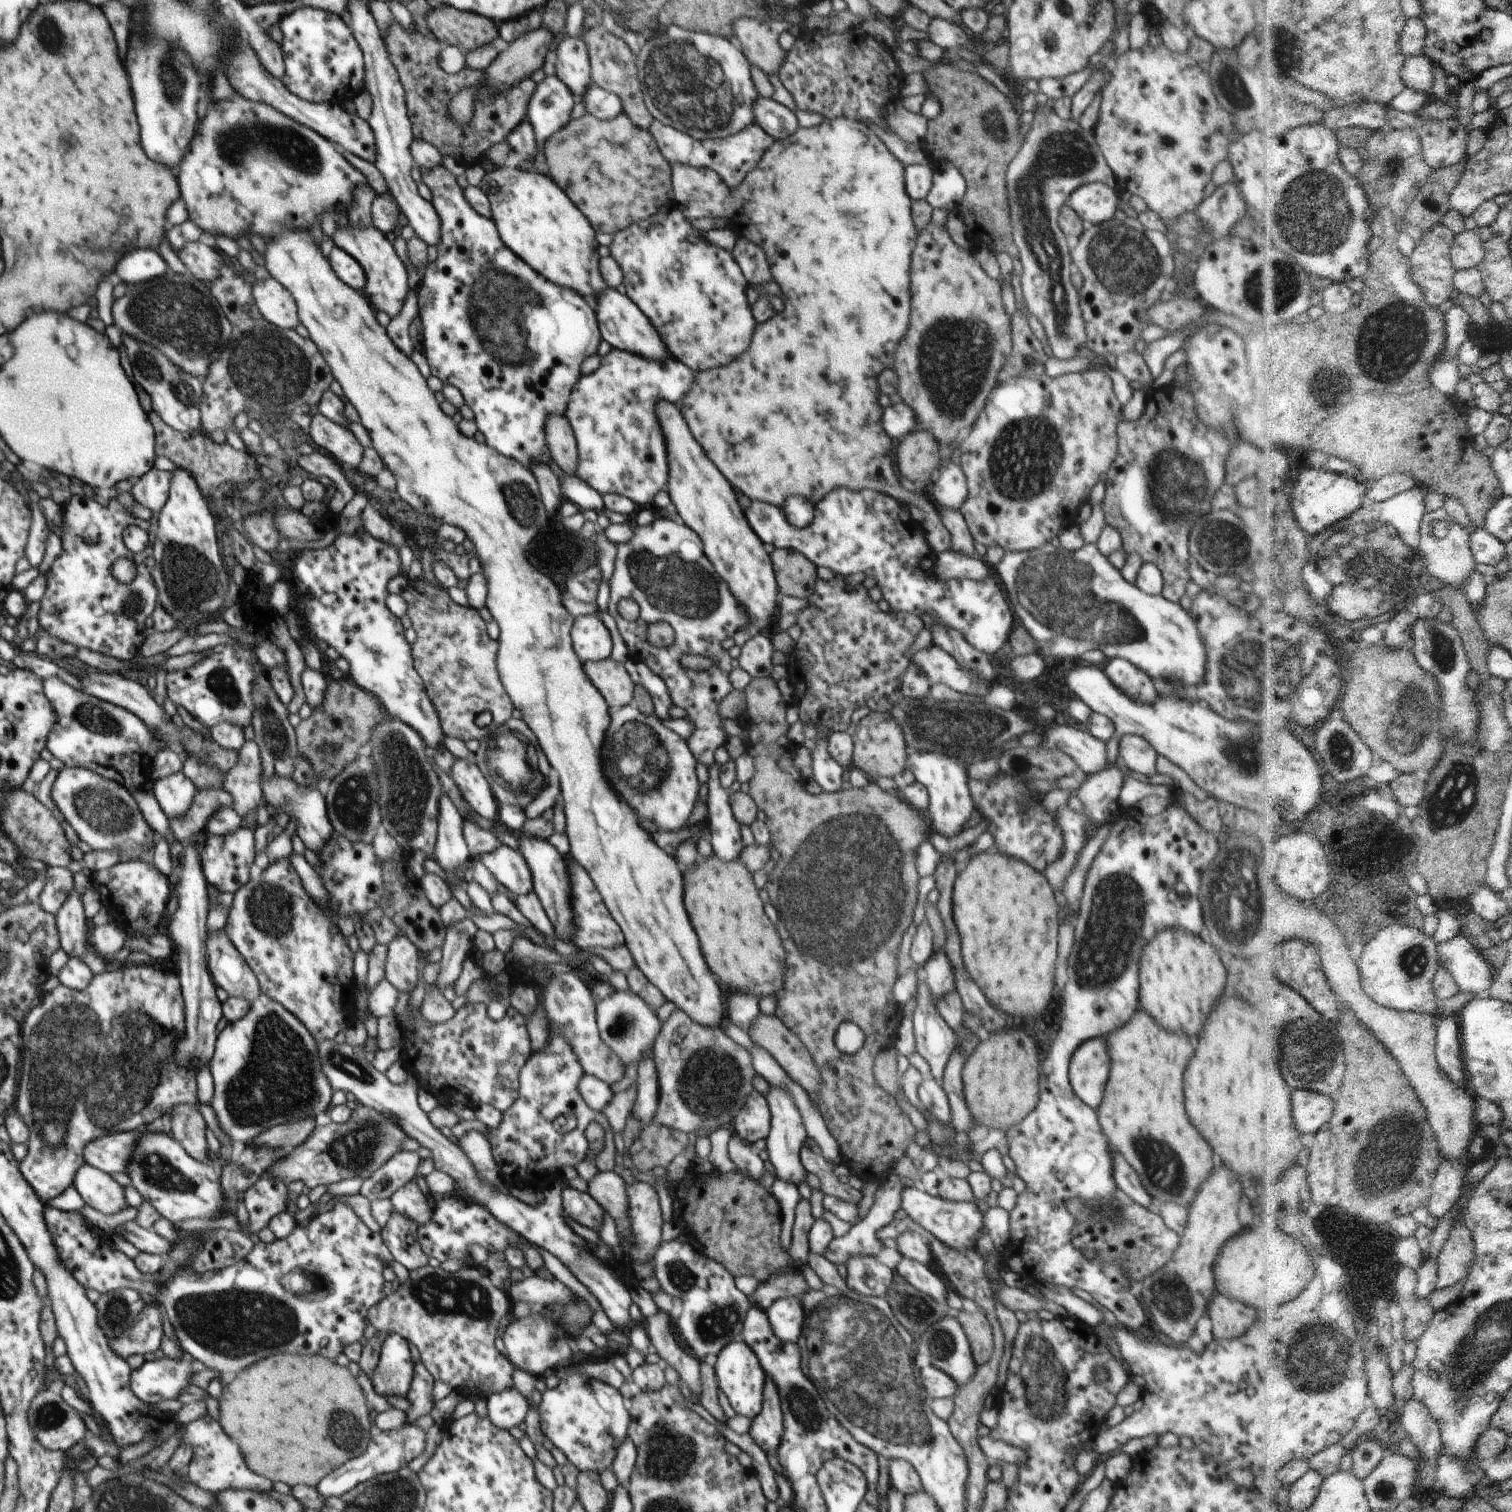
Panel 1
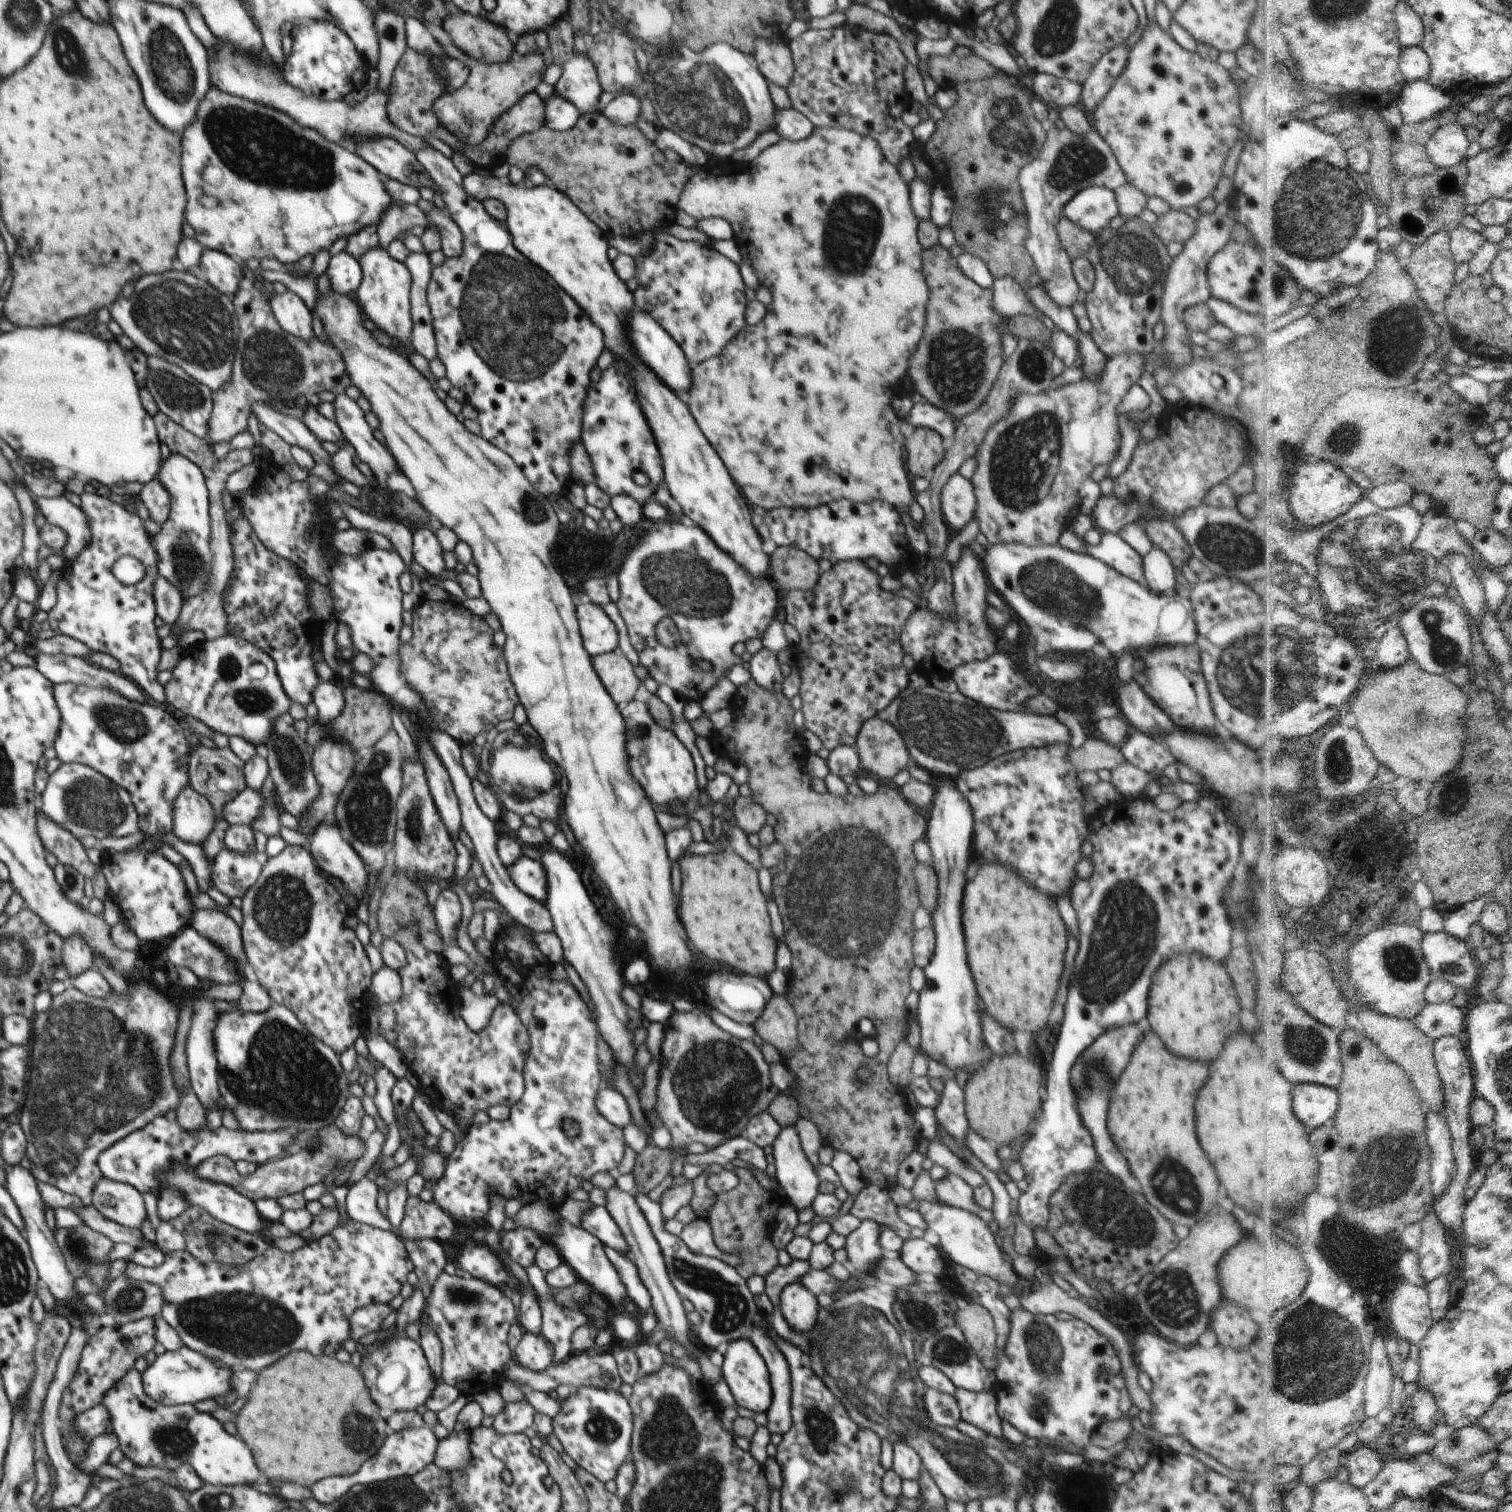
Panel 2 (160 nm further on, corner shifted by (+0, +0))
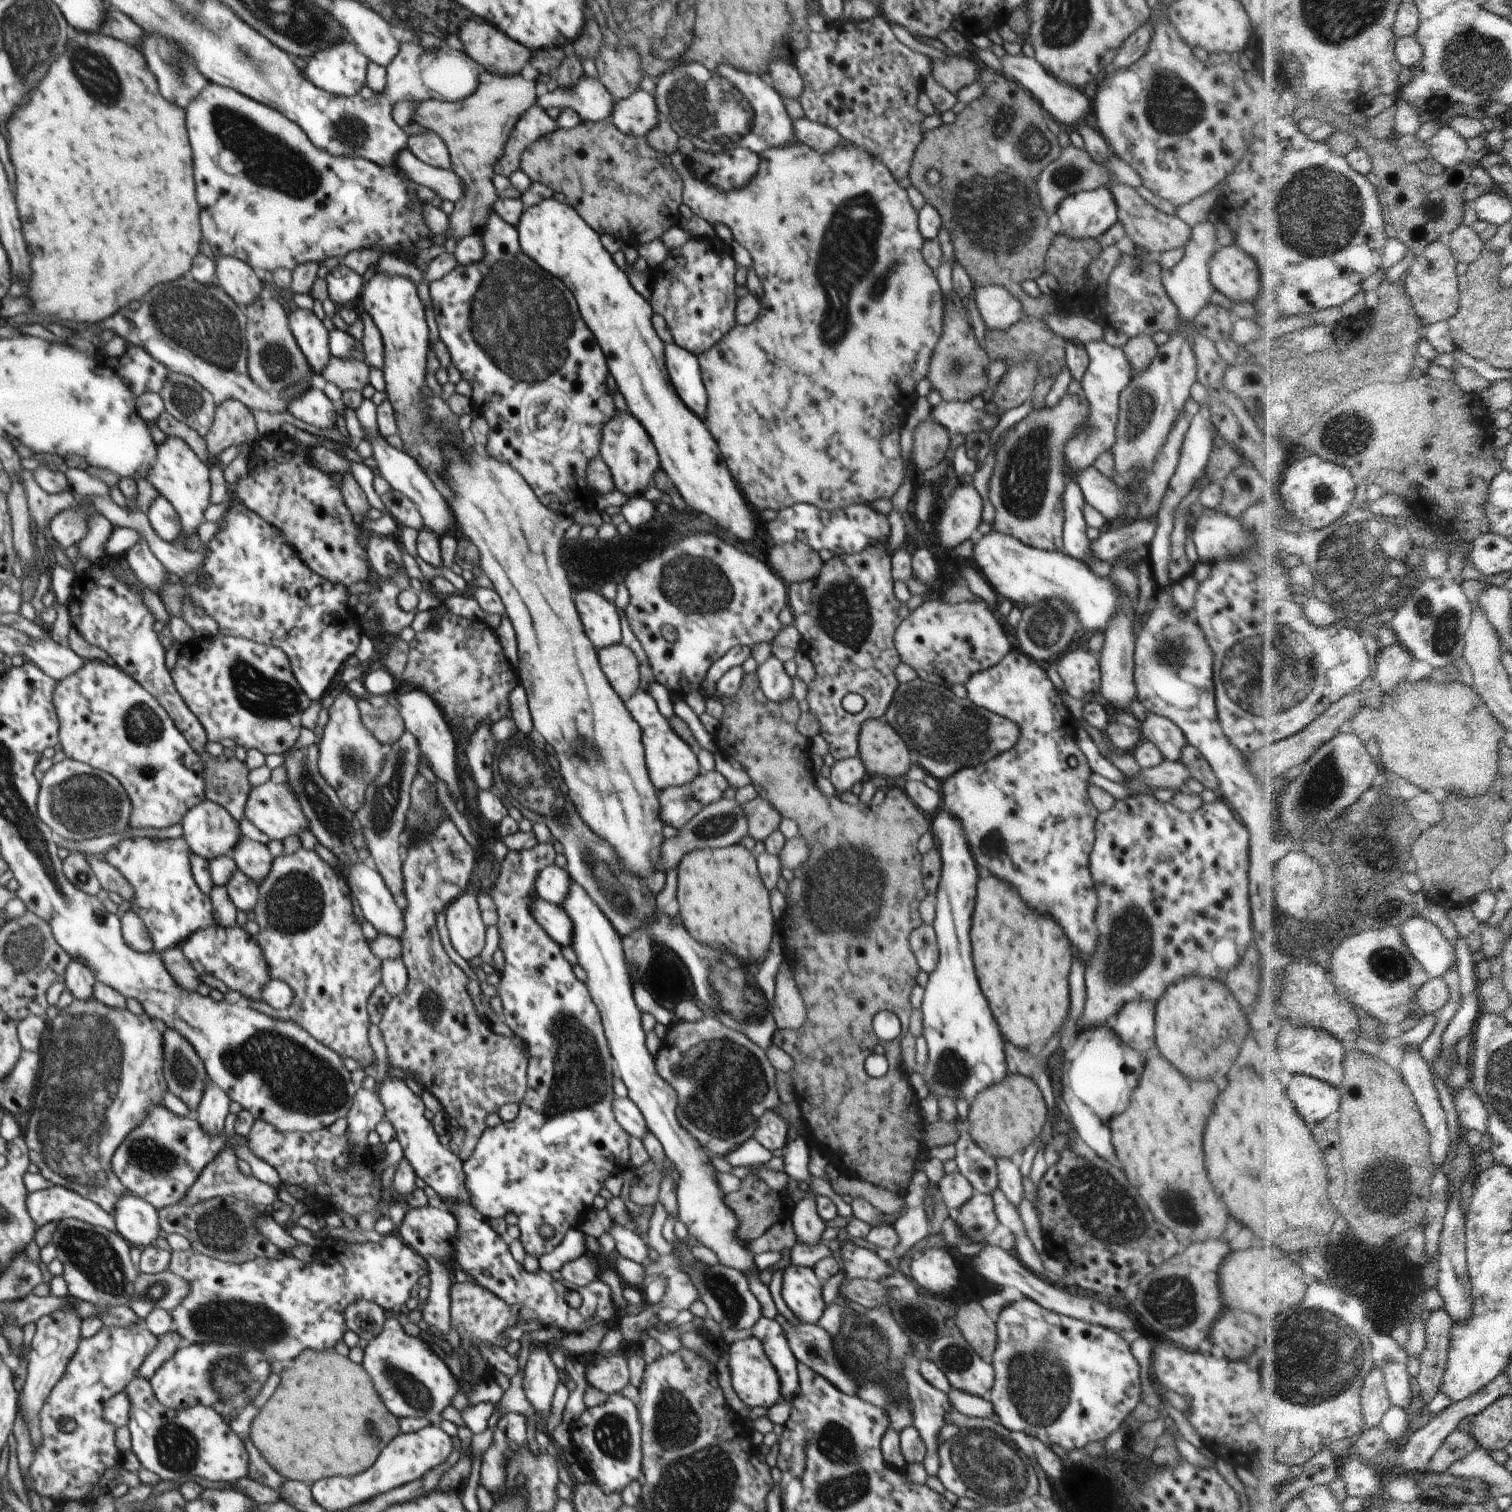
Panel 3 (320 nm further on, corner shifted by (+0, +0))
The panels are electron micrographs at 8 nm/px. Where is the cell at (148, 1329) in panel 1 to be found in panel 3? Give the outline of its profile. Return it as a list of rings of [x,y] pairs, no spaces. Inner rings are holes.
[[[145,1319],[129,1327],[103,1326],[90,1338],[82,1338],[67,1364],[64,1376],[56,1383],[50,1391],[48,1398],[44,1401],[39,1412],[40,1430],[42,1442],[36,1447],[33,1463],[29,1467],[28,1477],[24,1477],[24,1483],[30,1482],[30,1488],[39,1494],[44,1501],[56,1499],[63,1496],[64,1502],[80,1501],[92,1504],[95,1500],[91,1491],[99,1484],[101,1477],[108,1469],[121,1466],[120,1457],[122,1451],[115,1443],[115,1426],[107,1423],[103,1417],[104,1403],[115,1394],[122,1392],[127,1384],[138,1376],[139,1368],[146,1356],[154,1350],[157,1344],[157,1336],[146,1328]],[[69,1416],[76,1421],[76,1428],[71,1433],[61,1432],[58,1429],[60,1418]]]

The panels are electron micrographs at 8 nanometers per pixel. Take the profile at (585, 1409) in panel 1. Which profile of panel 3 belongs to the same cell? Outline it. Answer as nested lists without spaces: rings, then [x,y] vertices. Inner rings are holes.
[[[611,1393],[605,1404],[588,1407],[569,1428],[570,1447],[576,1461],[586,1468],[592,1480],[607,1495],[622,1492],[631,1482],[642,1480],[643,1446],[641,1422],[634,1402],[618,1393]]]

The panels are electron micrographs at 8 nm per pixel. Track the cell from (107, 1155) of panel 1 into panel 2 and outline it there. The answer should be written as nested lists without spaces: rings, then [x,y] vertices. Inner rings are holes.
[[[165,1115],[155,1116],[146,1126],[125,1136],[122,1140],[109,1146],[98,1155],[97,1165],[107,1179],[133,1186],[138,1192],[160,1192],[161,1174],[171,1163],[188,1165],[196,1168],[207,1158],[224,1155],[237,1160],[246,1160],[256,1165],[265,1165],[269,1161],[284,1157],[293,1149],[295,1131],[258,1131],[250,1132],[244,1129],[228,1129],[223,1125],[217,1129],[210,1129],[206,1122],[204,1127],[187,1131],[178,1121],[168,1120]]]

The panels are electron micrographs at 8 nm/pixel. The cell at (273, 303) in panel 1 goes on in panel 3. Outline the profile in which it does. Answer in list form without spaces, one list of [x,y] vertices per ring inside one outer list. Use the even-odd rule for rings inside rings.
[[[291,305],[287,317],[295,342],[312,372],[321,375],[333,357],[329,347],[329,331],[314,311]]]

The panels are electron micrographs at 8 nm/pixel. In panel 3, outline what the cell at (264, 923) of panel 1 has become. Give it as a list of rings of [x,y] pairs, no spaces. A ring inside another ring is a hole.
[[[300,847],[290,854],[287,850],[273,860],[268,876],[259,886],[254,913],[260,933],[255,938],[262,947],[271,978],[287,982],[294,991],[293,1003],[285,1011],[289,1020],[342,1058],[354,1058],[365,1068],[374,1065],[372,1060],[375,1059],[368,1042],[371,1022],[367,1004],[372,991],[381,983],[381,960],[371,951],[352,910],[351,890],[337,869],[324,861],[316,851]]]

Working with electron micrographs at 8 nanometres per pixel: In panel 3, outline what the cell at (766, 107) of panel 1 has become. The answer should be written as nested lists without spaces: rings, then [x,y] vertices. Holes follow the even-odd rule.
[[[806,117],[793,119],[793,127],[795,140],[819,153],[831,153],[836,147],[847,142],[835,128],[811,121]]]

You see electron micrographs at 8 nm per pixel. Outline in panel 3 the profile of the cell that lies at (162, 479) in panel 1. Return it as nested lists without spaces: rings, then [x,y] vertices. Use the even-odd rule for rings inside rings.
[[[158,495],[146,513],[156,534],[168,542],[173,543],[181,534],[181,520],[178,511],[165,496]]]

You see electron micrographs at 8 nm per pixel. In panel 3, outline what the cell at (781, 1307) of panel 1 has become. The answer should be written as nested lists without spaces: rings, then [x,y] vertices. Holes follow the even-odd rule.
[[[791,1264],[783,1271],[781,1295],[788,1308],[804,1323],[817,1324],[827,1307],[822,1299],[822,1282],[813,1267]]]

